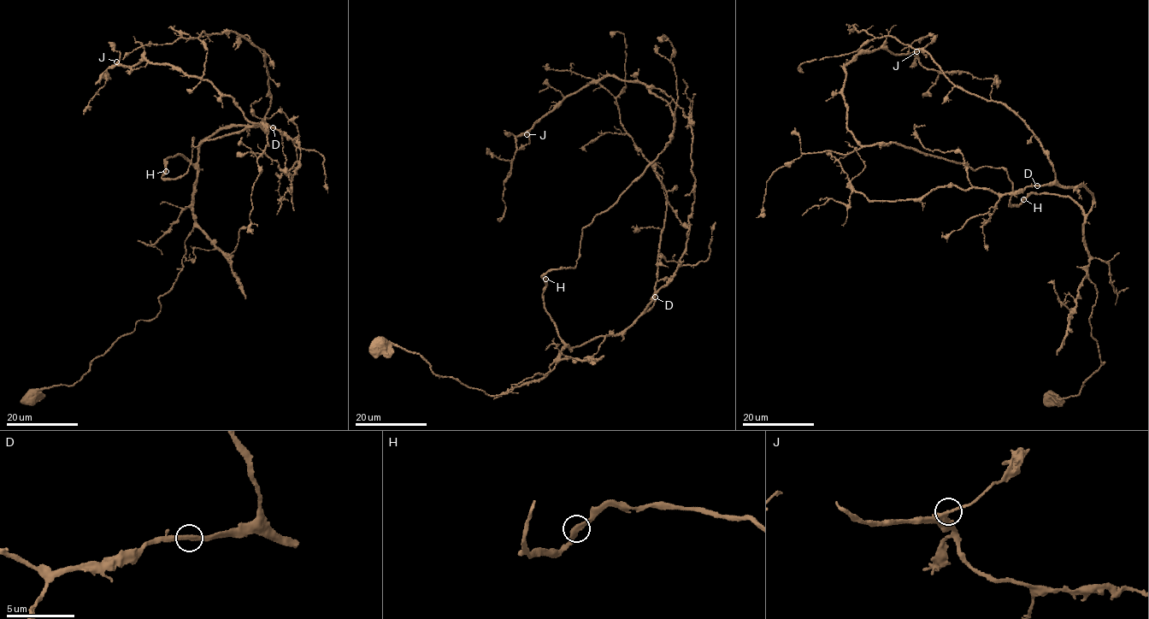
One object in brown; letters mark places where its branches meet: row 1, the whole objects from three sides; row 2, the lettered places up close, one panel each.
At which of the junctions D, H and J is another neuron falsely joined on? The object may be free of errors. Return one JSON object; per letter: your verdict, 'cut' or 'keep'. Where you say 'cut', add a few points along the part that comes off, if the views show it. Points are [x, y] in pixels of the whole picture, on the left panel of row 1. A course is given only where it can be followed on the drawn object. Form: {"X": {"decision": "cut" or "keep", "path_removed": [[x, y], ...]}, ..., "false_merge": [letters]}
{"D": {"decision": "keep"}, "H": {"decision": "keep"}, "J": {"decision": "keep"}, "false_merge": []}

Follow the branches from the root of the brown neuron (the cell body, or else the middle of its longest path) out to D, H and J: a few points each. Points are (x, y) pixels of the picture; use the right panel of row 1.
D: (1052, 401), (1051, 393), (1075, 396), (1104, 362), (1083, 242), (1093, 198), (1082, 185), (1037, 185)
H: (1052, 401), (1051, 393), (1075, 396), (1104, 362), (1090, 324), (1097, 289), (1078, 205), (1054, 195), (1023, 199)
J: (1052, 401), (1104, 362), (1084, 214), (1054, 195), (1010, 206), (1002, 168), (861, 145), (845, 67), (916, 51)

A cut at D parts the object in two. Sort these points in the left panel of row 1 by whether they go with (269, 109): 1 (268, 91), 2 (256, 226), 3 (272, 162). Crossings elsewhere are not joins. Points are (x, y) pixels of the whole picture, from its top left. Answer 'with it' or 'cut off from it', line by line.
1: with it
2: with it
3: cut off from it

